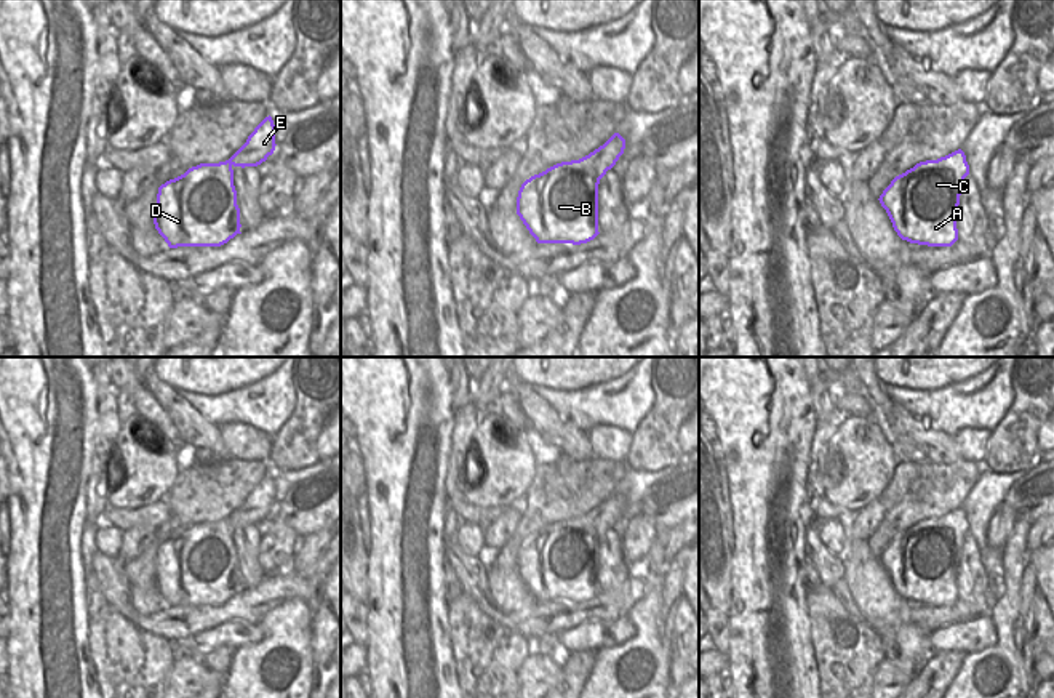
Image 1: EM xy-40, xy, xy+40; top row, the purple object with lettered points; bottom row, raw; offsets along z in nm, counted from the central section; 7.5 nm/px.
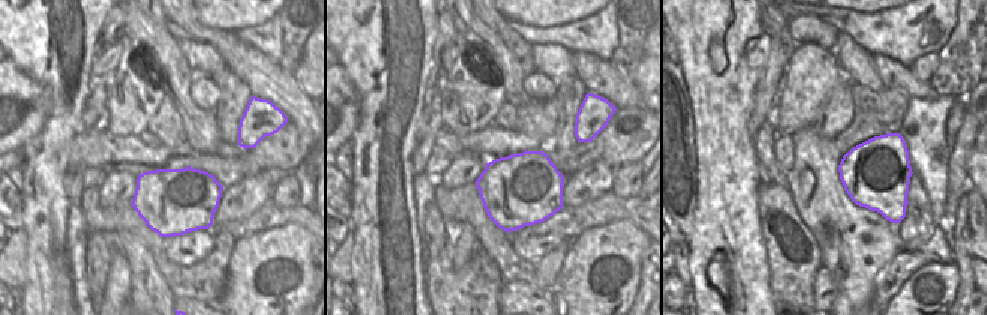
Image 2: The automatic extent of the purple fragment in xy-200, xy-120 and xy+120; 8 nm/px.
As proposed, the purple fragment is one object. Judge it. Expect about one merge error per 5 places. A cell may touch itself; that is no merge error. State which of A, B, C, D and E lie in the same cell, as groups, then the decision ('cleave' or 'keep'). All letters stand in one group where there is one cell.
A B C D E | keep

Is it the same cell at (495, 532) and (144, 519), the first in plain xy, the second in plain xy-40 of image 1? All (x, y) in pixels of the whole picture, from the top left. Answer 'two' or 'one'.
two

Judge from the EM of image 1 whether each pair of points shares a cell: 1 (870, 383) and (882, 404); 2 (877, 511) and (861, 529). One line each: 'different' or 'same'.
1: same
2: same

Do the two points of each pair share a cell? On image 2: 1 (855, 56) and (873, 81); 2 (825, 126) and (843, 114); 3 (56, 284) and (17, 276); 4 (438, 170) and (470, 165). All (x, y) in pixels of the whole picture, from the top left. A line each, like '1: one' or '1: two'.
1: one
2: one
3: two
4: two

